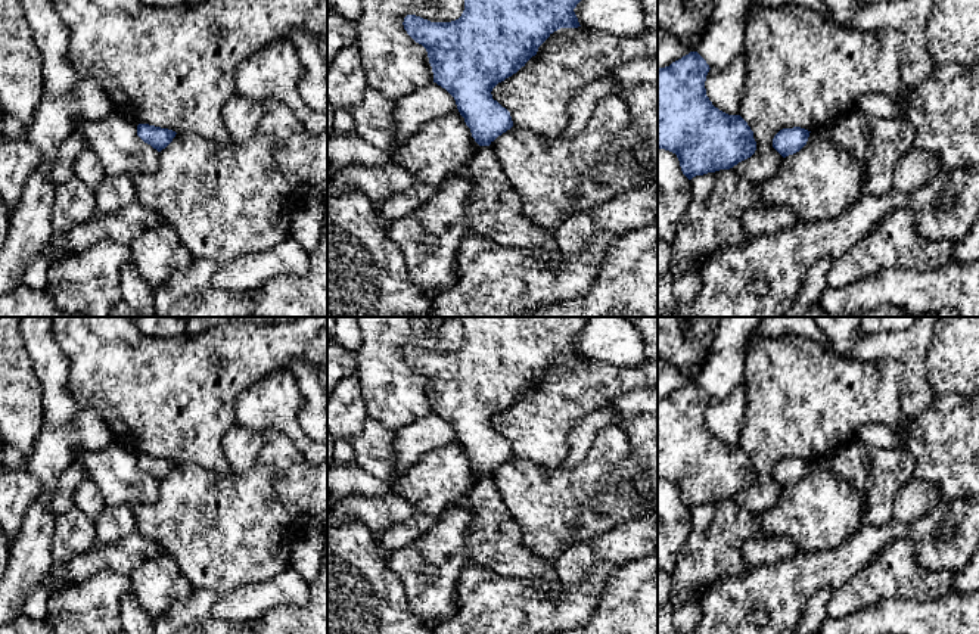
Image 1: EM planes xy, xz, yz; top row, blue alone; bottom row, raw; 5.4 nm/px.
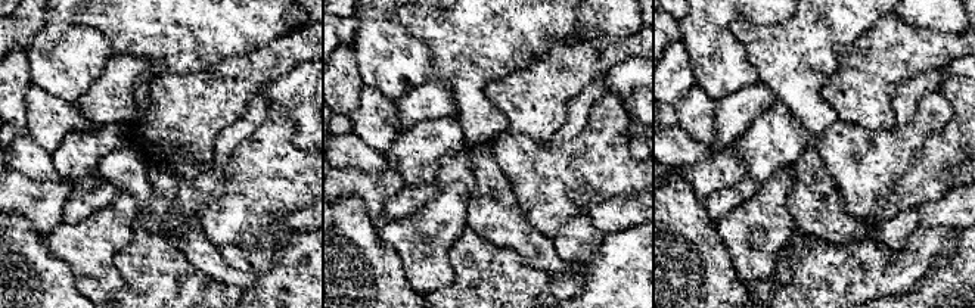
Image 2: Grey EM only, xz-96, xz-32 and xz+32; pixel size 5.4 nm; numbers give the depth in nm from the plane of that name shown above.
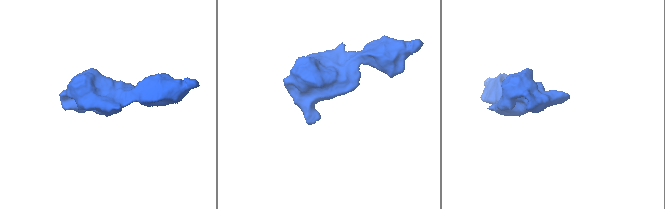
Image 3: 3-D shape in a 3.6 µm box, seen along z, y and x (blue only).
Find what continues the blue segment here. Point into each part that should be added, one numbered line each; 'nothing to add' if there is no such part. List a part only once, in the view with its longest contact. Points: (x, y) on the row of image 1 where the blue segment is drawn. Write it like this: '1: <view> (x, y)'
nothing to add

